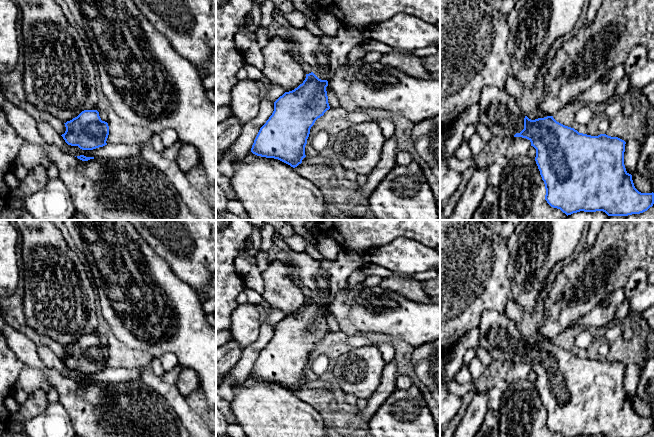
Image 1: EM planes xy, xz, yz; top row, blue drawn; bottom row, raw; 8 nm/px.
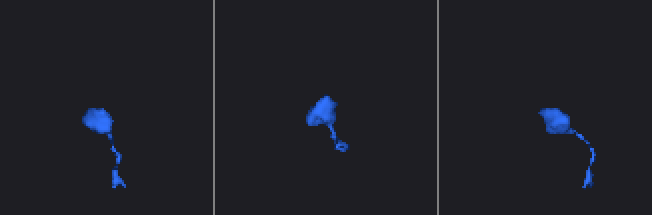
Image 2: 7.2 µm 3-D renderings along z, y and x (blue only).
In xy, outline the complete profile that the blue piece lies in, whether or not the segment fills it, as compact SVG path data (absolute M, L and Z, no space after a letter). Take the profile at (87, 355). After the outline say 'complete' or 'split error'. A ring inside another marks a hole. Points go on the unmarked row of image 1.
M84 334L65 348L66 355L61 360L68 369L82 374L93 374L107 369L108 347L102 345L97 334Z | complete

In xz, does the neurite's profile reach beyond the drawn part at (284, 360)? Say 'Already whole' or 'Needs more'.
Needs more

